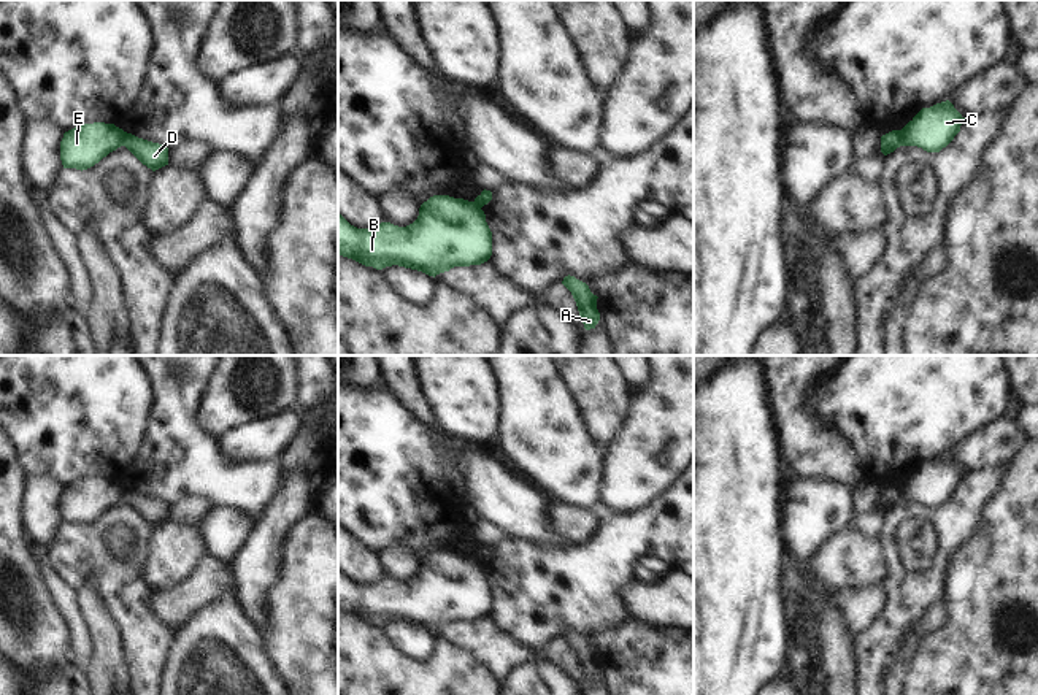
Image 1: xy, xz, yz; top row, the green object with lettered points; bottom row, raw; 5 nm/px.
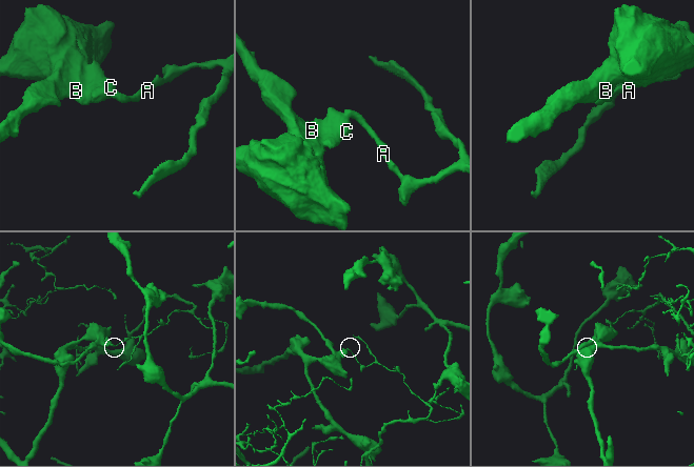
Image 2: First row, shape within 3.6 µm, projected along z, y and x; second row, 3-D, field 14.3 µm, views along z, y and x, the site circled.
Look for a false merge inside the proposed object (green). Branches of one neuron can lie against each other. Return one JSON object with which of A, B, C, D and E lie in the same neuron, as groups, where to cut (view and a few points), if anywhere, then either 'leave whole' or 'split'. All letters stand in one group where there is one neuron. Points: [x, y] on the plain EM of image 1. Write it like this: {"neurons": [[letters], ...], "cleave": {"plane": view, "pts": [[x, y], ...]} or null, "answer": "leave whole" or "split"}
{"neurons": [["A", "D"], ["B", "C", "E"]], "cleave": {"plane": "yz", "pts": [[899, 486], [902, 500]]}, "answer": "split"}

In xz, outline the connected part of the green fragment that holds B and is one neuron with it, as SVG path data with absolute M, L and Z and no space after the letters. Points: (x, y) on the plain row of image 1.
M433 551L421 560L417 574L406 582L381 578L376 584L357 584L338 568L338 611L376 625L398 620L435 633L454 622L487 617L492 611L492 587L484 566L473 557Z

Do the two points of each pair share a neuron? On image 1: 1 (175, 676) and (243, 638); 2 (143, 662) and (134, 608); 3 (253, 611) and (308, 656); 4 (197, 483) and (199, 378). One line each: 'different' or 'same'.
1: same
2: same
3: different
4: same

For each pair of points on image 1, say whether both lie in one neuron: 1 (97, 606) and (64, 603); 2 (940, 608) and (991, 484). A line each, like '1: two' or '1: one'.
1: two
2: two

